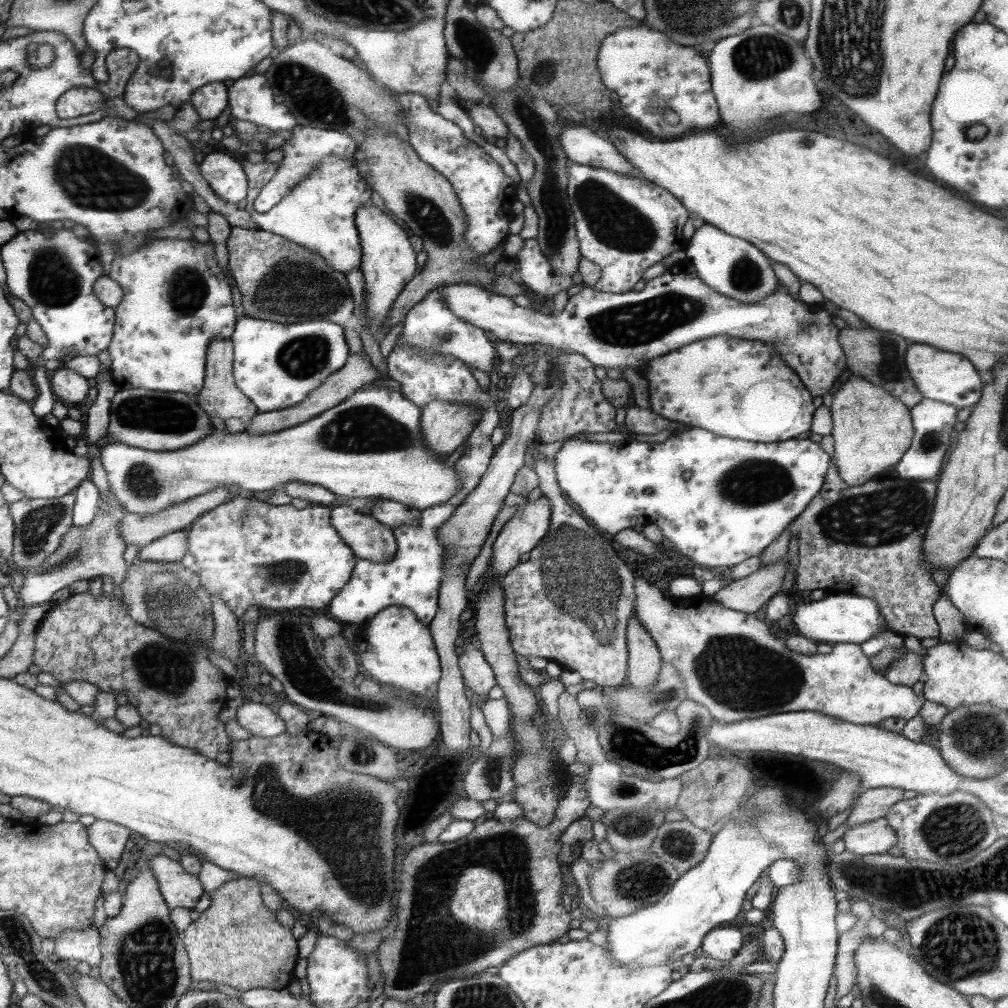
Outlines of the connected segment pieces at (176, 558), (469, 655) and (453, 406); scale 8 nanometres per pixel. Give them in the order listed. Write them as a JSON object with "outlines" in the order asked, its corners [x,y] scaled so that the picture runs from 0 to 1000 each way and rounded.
{"outlines":[[[[186,526],[171,528],[140,544],[136,556],[179,559],[186,549]]],[[[461,635],[459,641],[462,645],[455,650],[455,662],[461,674],[460,680],[472,688],[482,689],[493,679],[490,666],[478,646],[474,646],[466,636]]],[[[430,397],[420,405],[419,430],[432,452],[446,452],[474,423],[479,407],[442,397]]]]}

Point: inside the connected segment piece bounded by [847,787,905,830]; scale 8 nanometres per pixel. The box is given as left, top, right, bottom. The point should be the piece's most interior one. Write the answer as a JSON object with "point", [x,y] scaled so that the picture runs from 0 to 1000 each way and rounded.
{"point":[865,798]}

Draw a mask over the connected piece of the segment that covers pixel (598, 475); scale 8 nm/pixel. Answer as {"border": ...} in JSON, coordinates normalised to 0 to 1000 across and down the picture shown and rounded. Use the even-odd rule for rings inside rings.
{"border":[[[687,424],[687,429],[667,431],[657,439],[638,438],[631,436],[624,437],[619,440],[615,438],[588,439],[587,438],[578,438],[577,430],[571,430],[559,438],[558,444],[551,450],[549,455],[551,456],[555,484],[563,488],[567,500],[571,500],[575,508],[578,508],[579,512],[586,516],[587,520],[590,520],[596,527],[611,532],[614,528],[623,524],[629,525],[629,522],[633,522],[633,520],[635,522],[651,520],[657,526],[658,534],[663,534],[671,542],[672,548],[675,550],[673,554],[687,554],[694,562],[706,562],[706,563],[720,562],[723,564],[733,558],[755,551],[765,539],[768,539],[781,526],[782,520],[787,518],[788,514],[792,514],[797,510],[798,506],[804,502],[805,496],[813,491],[813,488],[816,485],[820,468],[825,461],[825,454],[813,443],[813,439],[803,435],[784,436],[776,438],[765,438],[764,440],[757,438],[746,440],[746,438],[712,433],[707,429],[702,429],[702,426],[692,424]],[[679,468],[687,468],[684,476],[679,475]]]}

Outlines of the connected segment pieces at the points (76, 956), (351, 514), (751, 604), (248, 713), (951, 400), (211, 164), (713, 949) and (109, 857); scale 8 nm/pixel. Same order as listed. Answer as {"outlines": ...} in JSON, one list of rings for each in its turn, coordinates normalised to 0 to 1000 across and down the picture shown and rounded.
{"outlines":[[[[93,918],[83,923],[67,923],[57,934],[58,948],[62,954],[71,957],[77,953],[86,954],[90,959],[101,959],[102,933],[100,923]]],[[[333,502],[328,506],[328,519],[336,527],[336,531],[351,548],[353,555],[361,555],[364,559],[373,557],[386,557],[394,547],[394,536],[390,525],[382,520],[377,520],[377,534],[368,535],[367,526],[369,522],[375,521],[372,514],[367,511],[361,511],[358,508],[352,507],[346,502]]],[[[781,551],[764,562],[755,563],[736,575],[718,580],[706,594],[710,599],[730,604],[732,607],[756,608],[760,598],[775,587],[783,556]]],[[[244,696],[236,702],[234,711],[238,720],[251,731],[270,732],[285,726],[285,716],[272,708],[266,699]]],[[[907,341],[899,349],[898,362],[903,375],[916,395],[943,401],[948,405],[958,405],[971,399],[975,391],[974,375],[967,361],[954,350],[939,349],[925,342]]],[[[208,152],[197,162],[197,167],[210,188],[220,198],[234,202],[244,196],[247,181],[244,181],[240,163],[234,161],[230,155]]],[[[710,920],[697,933],[697,946],[710,952],[724,952],[737,939],[736,931],[736,925],[730,920]]],[[[96,813],[88,821],[88,826],[90,836],[98,843],[106,860],[109,863],[115,863],[129,837],[129,829],[132,829],[132,824],[122,818]]]]}

